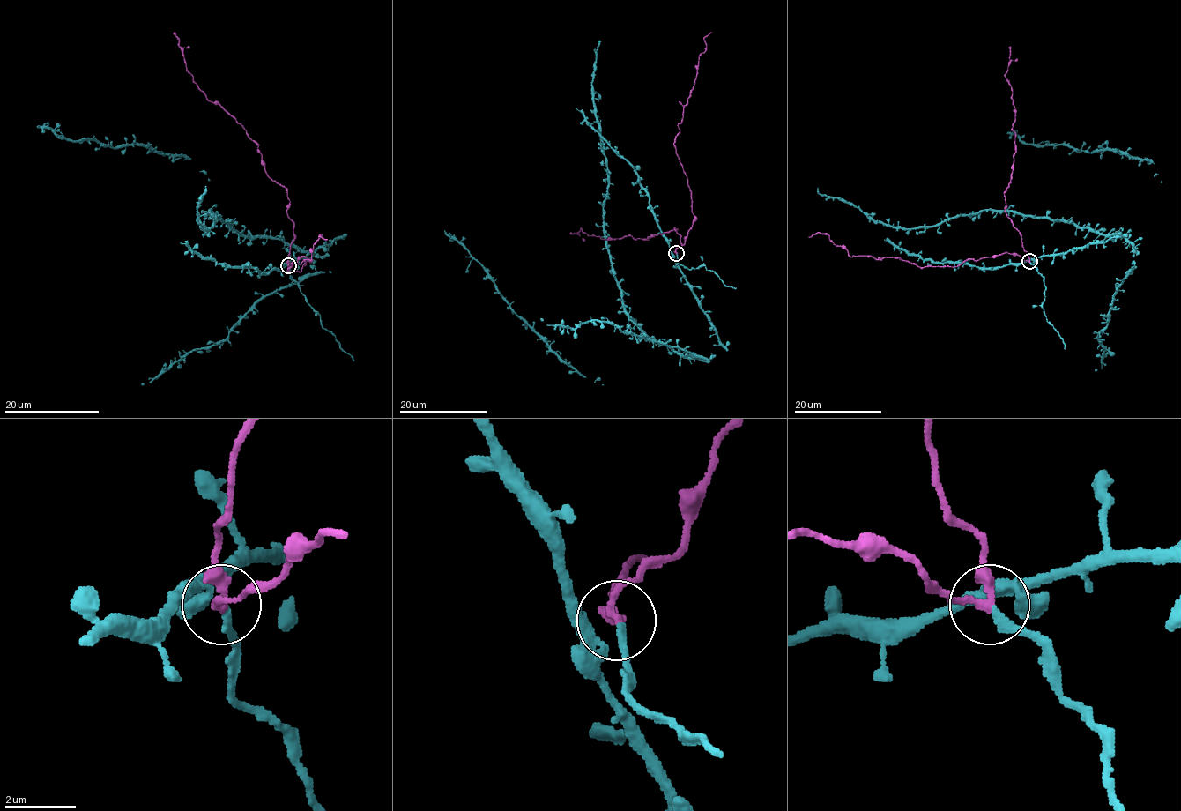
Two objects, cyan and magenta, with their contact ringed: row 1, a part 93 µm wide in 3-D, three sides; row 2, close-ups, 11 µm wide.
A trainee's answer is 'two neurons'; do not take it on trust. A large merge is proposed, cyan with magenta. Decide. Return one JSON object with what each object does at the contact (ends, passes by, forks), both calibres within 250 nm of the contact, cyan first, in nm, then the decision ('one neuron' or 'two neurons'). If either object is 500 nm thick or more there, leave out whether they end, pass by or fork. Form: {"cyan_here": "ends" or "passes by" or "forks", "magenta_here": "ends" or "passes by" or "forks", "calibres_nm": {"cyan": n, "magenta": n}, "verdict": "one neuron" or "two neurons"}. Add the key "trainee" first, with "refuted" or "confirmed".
{"trainee": "refuted", "cyan_here": "passes by", "magenta_here": "passes by", "calibres_nm": {"cyan": 170, "magenta": 260}, "verdict": "one neuron"}

